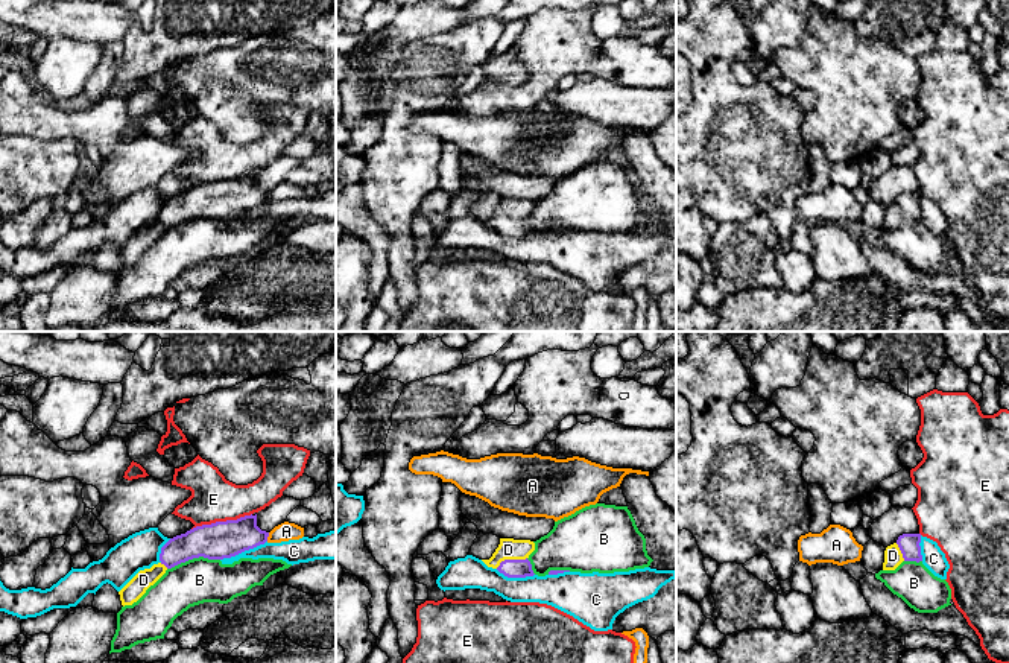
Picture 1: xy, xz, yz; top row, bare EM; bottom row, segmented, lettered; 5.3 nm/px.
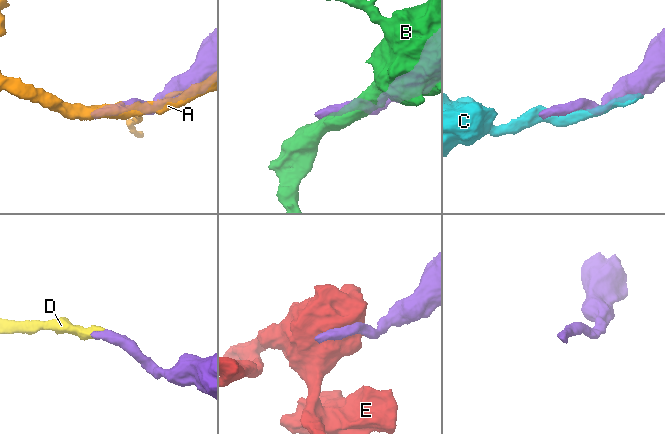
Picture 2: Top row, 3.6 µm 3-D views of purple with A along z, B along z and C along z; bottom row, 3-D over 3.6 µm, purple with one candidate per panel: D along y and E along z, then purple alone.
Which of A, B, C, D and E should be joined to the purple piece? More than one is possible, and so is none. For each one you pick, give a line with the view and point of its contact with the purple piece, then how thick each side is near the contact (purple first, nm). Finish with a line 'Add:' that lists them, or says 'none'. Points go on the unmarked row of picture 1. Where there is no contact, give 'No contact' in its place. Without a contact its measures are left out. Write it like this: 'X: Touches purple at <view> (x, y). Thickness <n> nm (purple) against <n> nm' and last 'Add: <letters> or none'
D: Touches purple at xz (511, 219). Thickness 100 nm (purple) against 110 nm
Add: D

